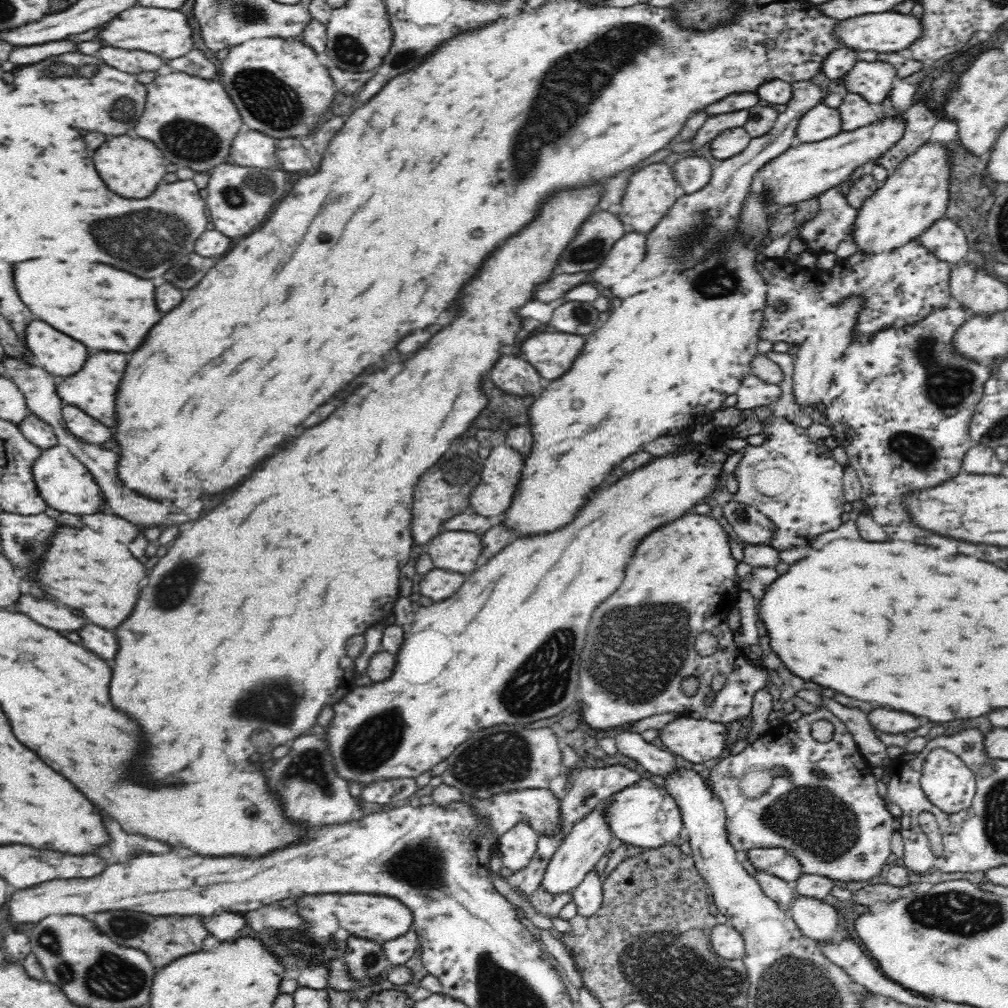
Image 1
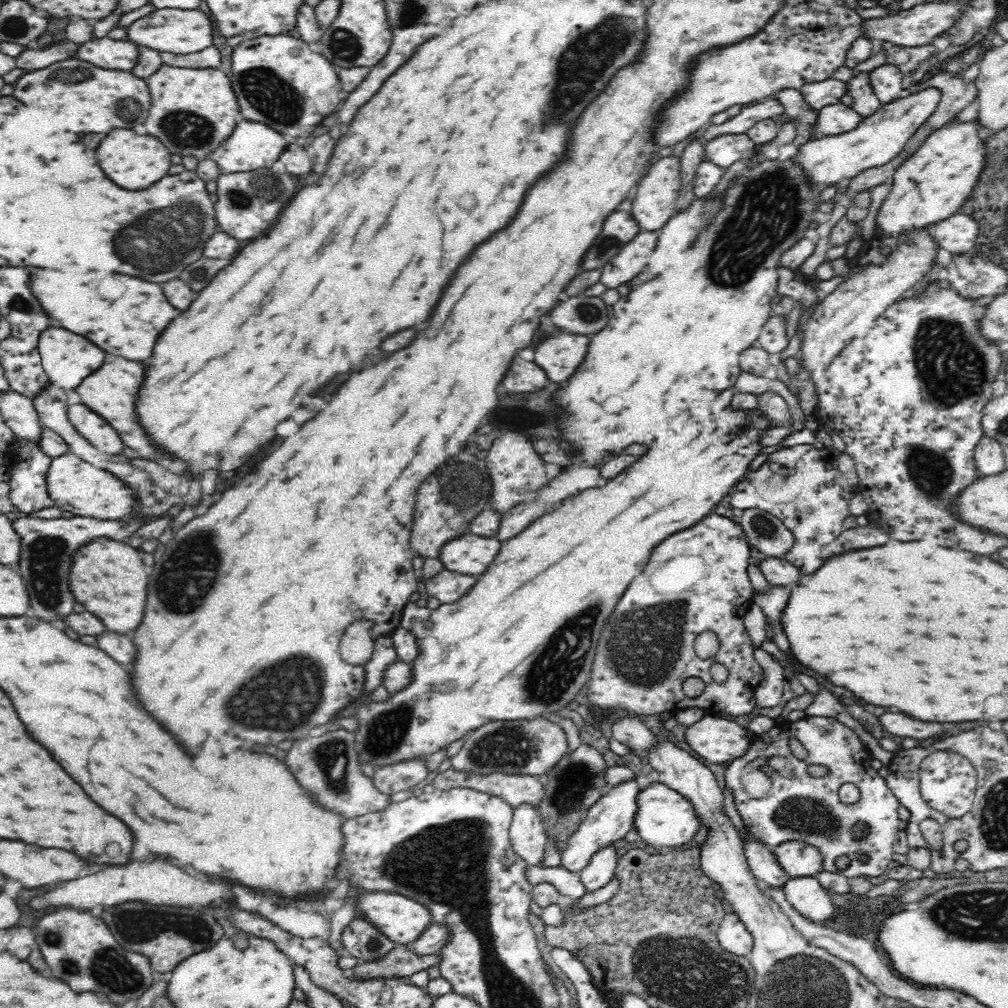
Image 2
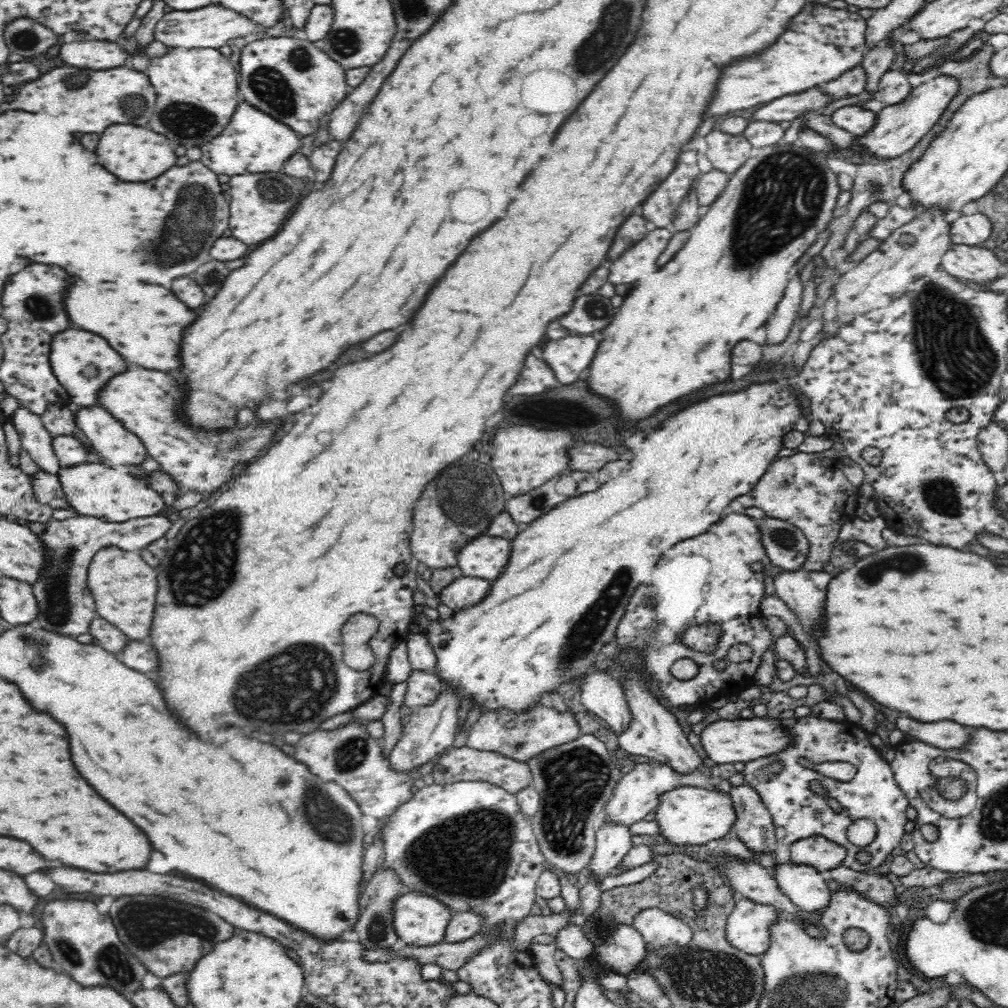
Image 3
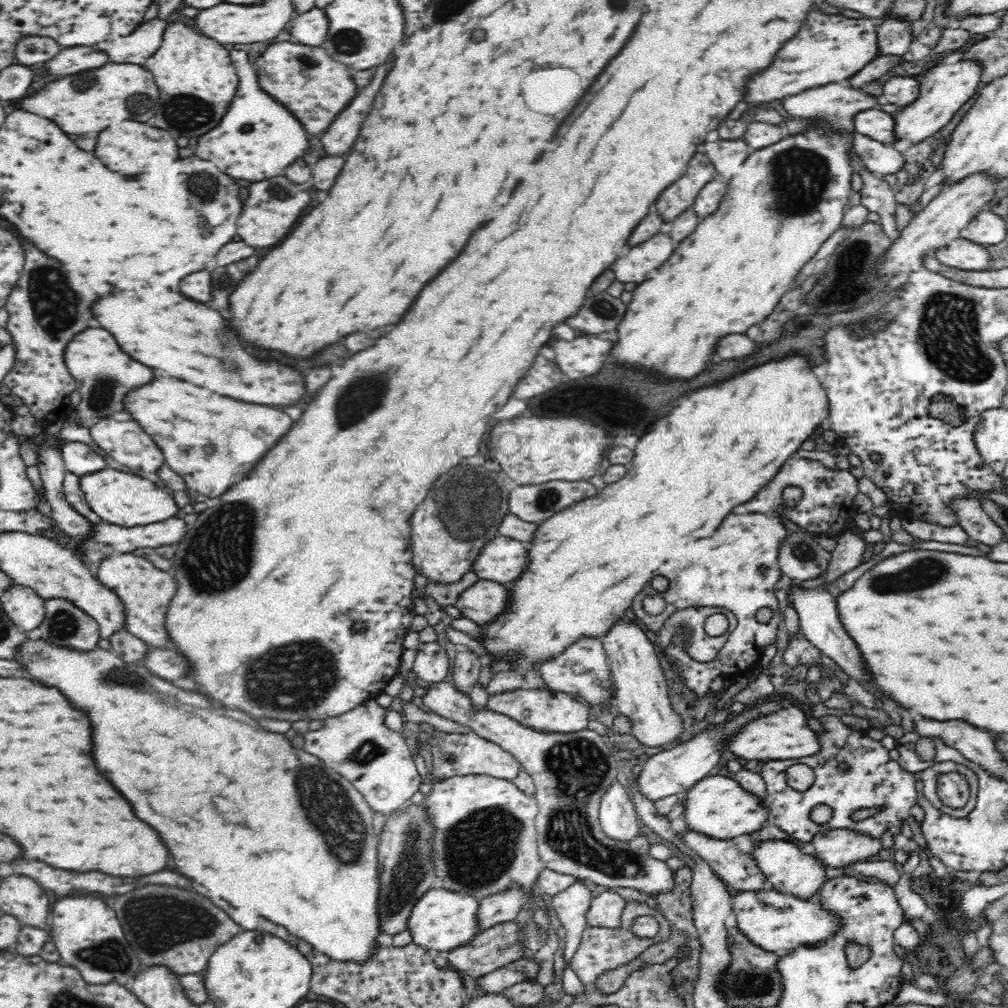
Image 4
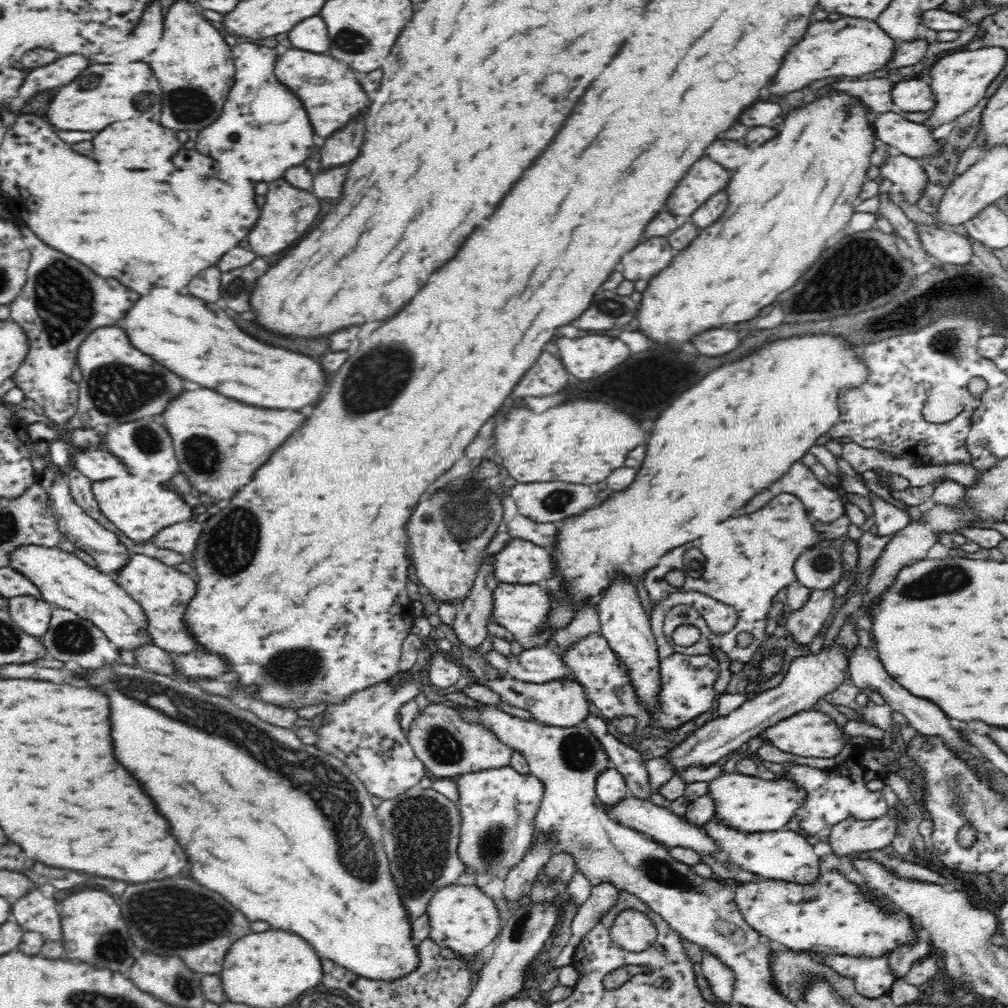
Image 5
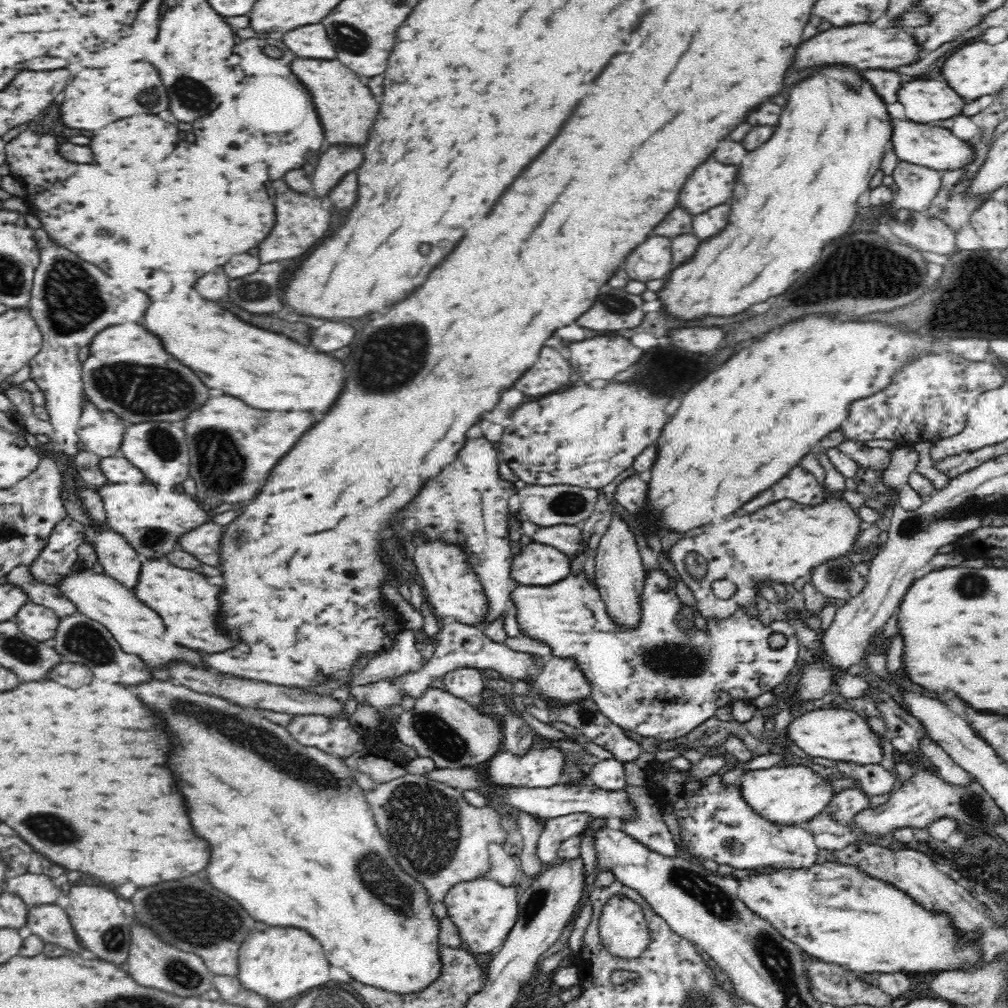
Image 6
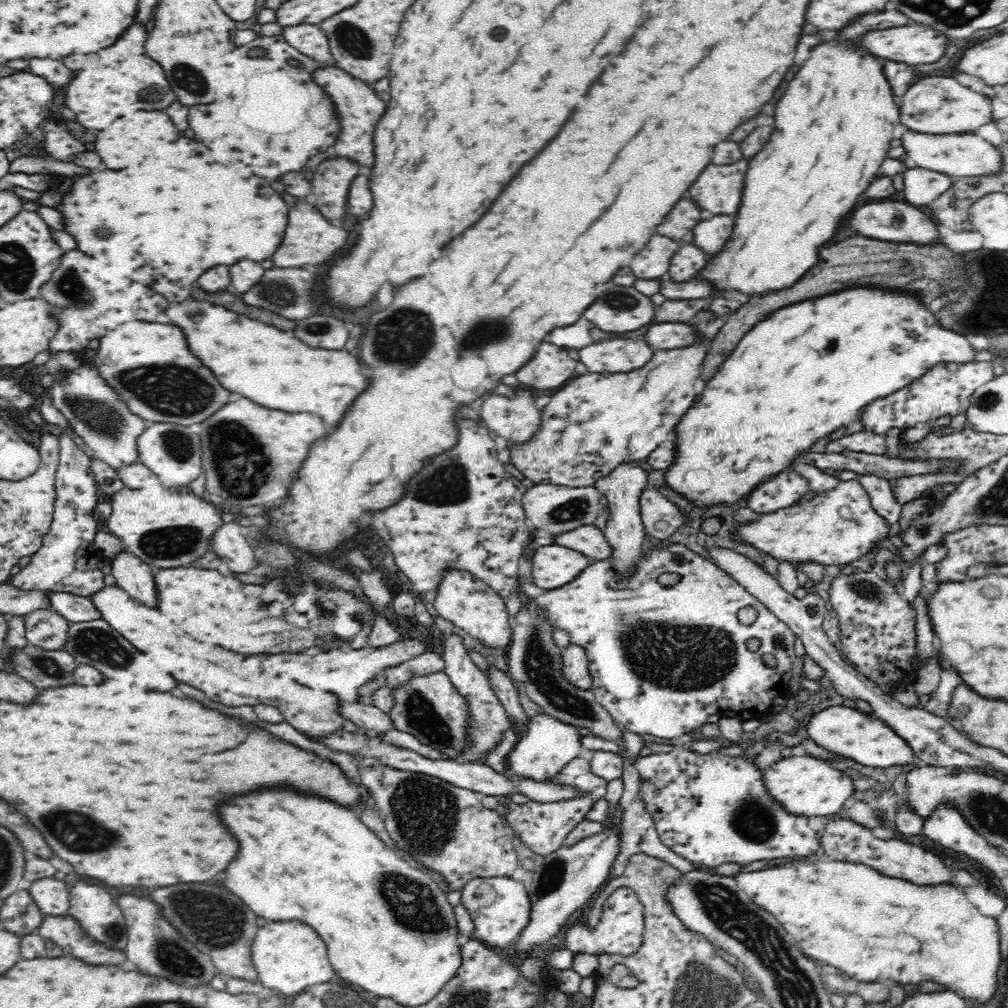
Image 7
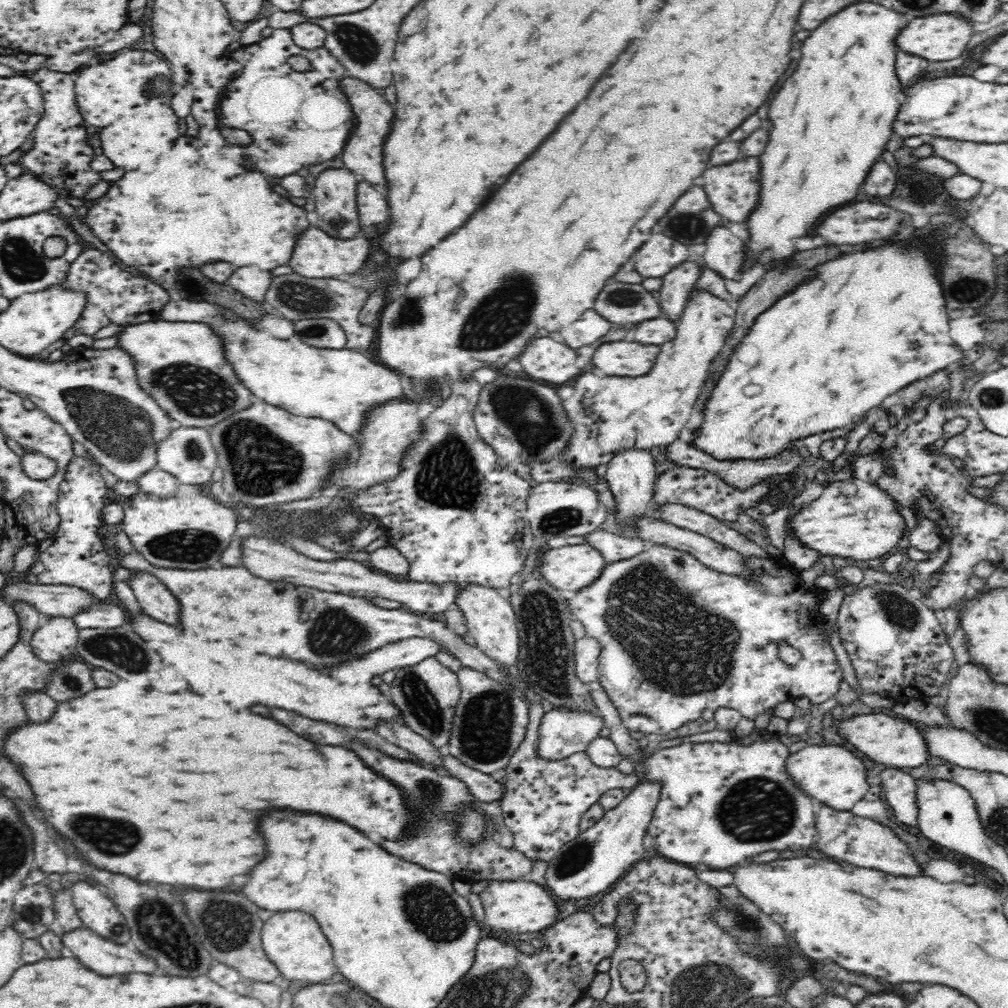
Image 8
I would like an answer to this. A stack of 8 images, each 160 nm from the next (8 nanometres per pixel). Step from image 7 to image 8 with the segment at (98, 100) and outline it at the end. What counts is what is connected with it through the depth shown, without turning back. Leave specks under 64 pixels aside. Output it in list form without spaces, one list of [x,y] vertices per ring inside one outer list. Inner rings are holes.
[[[148,50],[121,51],[112,58],[108,56],[108,60],[98,66],[84,68],[78,77],[72,78],[76,80],[74,96],[78,110],[84,114],[84,120],[90,126],[98,126],[98,128],[110,126],[116,118],[120,118],[120,114],[126,108],[146,104],[150,98],[158,98],[158,96],[162,98],[162,102],[170,102],[170,96],[174,94],[172,92],[174,82],[170,79],[172,70],[168,62]]]

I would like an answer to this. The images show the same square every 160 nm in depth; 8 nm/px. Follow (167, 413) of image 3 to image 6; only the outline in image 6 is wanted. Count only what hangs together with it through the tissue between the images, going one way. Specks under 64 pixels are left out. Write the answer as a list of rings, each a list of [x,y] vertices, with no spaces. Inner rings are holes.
[[[220,396],[212,398],[200,414],[190,414],[183,421],[184,431],[188,437],[190,451],[190,476],[198,485],[199,500],[218,500],[230,502],[252,502],[262,486],[270,480],[272,470],[278,466],[278,462],[296,446],[300,436],[304,436],[312,426],[316,424],[316,418],[310,412],[268,412],[268,410],[256,410],[248,404],[244,404],[238,398],[232,396]]]

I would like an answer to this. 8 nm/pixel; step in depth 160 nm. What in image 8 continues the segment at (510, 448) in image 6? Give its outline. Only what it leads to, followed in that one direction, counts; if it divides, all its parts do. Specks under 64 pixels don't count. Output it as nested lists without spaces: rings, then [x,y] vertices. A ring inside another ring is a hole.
[[[694,286],[692,296],[685,302],[680,322],[675,324],[676,335],[660,345],[658,362],[646,376],[580,376],[572,386],[576,394],[564,400],[564,407],[576,425],[568,454],[552,458],[550,462],[530,465],[532,479],[538,483],[568,481],[568,478],[575,477],[574,468],[596,469],[607,465],[620,449],[651,449],[679,440],[680,430],[688,422],[710,376],[712,362],[734,328],[735,316],[736,310],[725,299],[714,296],[708,289]],[[574,464],[577,466],[574,467]]]

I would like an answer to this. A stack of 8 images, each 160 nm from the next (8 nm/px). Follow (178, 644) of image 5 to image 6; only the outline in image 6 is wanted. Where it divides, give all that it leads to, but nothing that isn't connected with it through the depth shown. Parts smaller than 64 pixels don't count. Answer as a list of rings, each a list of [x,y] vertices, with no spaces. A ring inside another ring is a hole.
[[[142,558],[142,572],[134,594],[149,607],[152,607],[166,623],[166,629],[176,636],[176,642],[206,650],[206,652],[224,652],[238,646],[238,640],[220,628],[222,614],[222,586],[214,586],[208,578],[195,570],[174,566],[167,559],[147,560]]]

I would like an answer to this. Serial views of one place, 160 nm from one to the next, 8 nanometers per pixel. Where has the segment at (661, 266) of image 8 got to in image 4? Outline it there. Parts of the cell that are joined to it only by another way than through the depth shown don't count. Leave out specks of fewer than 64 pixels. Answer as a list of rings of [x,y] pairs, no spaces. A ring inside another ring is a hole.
[[[656,234],[644,244],[632,248],[628,256],[614,262],[614,272],[620,282],[644,282],[650,270],[660,268],[674,252],[672,240],[668,234]]]

